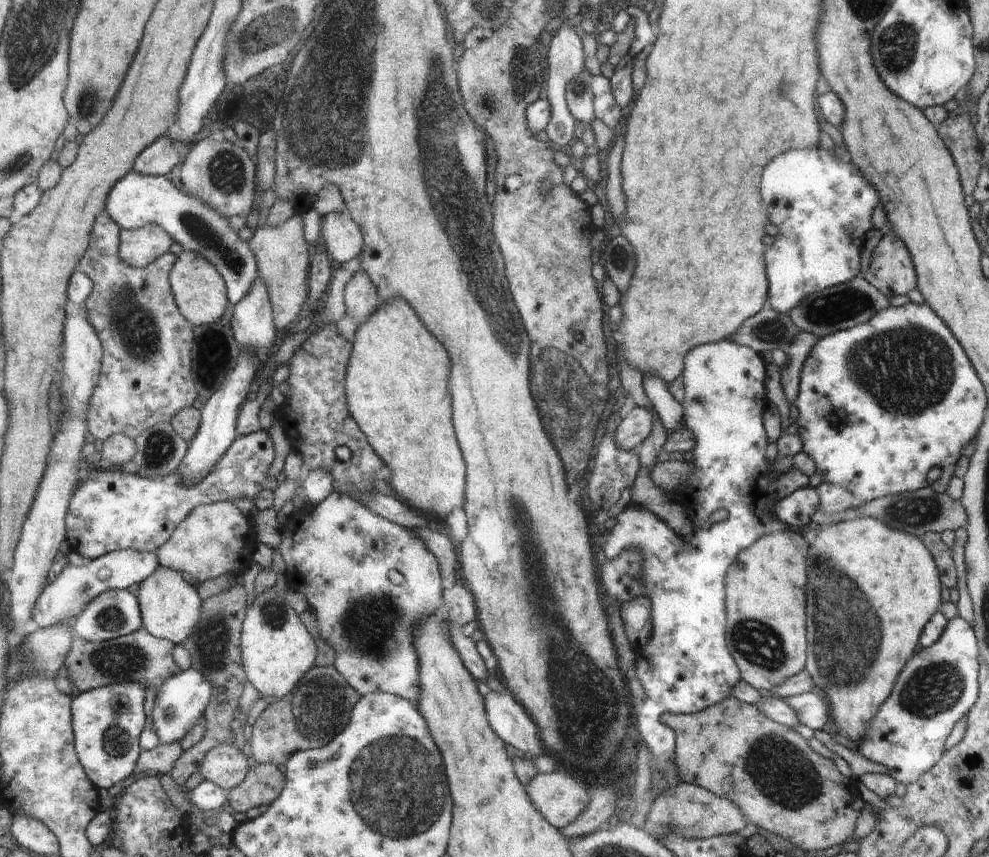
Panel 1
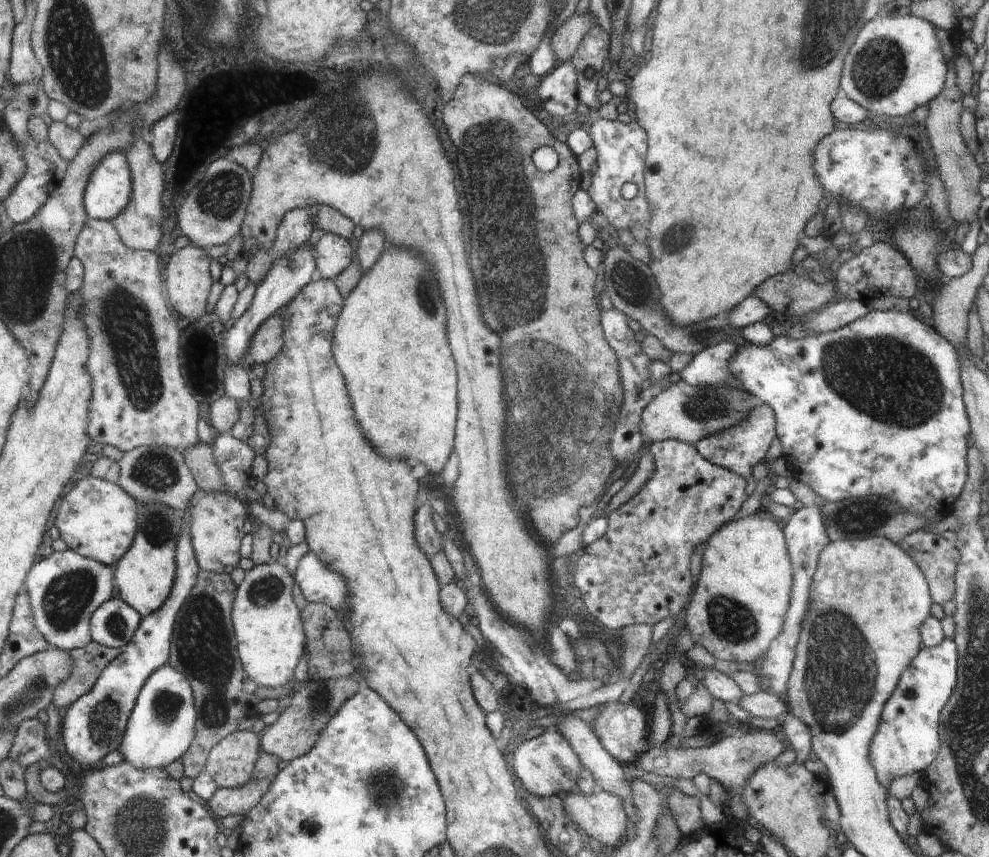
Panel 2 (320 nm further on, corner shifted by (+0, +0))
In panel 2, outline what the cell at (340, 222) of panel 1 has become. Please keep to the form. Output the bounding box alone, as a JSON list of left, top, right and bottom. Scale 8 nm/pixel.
[312,233,352,281]

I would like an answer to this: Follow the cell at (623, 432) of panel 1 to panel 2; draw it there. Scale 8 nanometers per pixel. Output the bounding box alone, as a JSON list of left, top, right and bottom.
[640,380,754,445]

